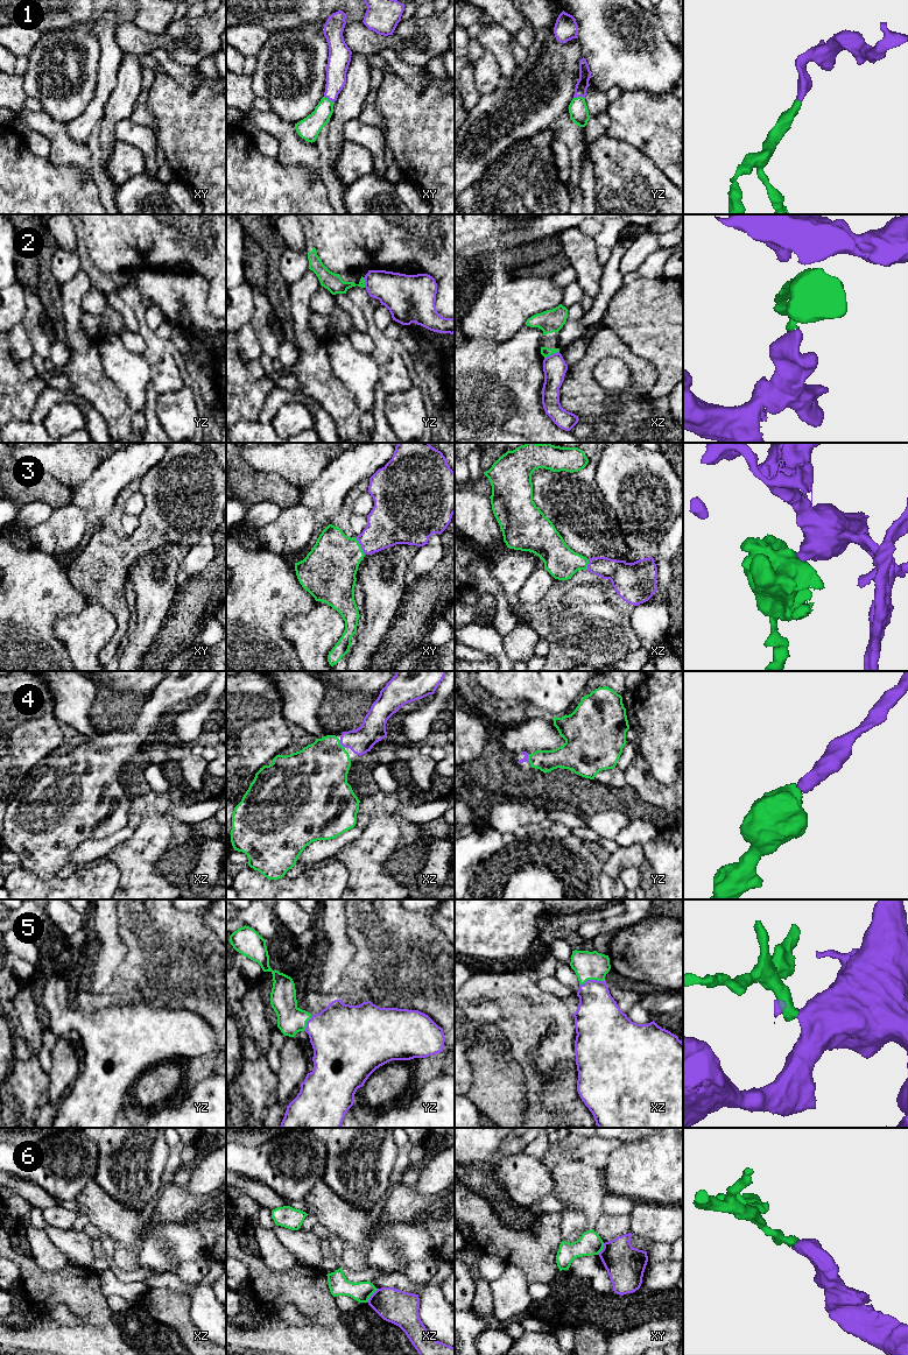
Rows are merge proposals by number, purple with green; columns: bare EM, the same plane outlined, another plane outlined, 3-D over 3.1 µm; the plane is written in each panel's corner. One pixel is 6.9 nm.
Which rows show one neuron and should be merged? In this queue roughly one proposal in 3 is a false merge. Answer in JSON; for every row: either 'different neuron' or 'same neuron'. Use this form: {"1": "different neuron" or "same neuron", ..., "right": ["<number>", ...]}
{"1": "same neuron", "2": "different neuron", "3": "same neuron", "4": "same neuron", "5": "same neuron", "6": "different neuron", "right": ["1", "3", "4", "5"]}

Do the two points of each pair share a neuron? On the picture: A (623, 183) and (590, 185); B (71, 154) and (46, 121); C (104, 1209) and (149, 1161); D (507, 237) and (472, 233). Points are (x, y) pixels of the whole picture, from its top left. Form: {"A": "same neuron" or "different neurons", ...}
{"A": "different neurons", "B": "same neuron", "C": "different neurons", "D": "same neuron"}

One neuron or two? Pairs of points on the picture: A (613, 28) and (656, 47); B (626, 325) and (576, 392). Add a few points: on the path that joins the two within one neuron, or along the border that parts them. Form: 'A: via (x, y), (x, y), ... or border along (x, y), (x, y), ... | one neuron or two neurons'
A: via (624, 39), (632, 47), (646, 47) | one neuron
B: border along (604, 326), (609, 327), (636, 355) | two neurons

